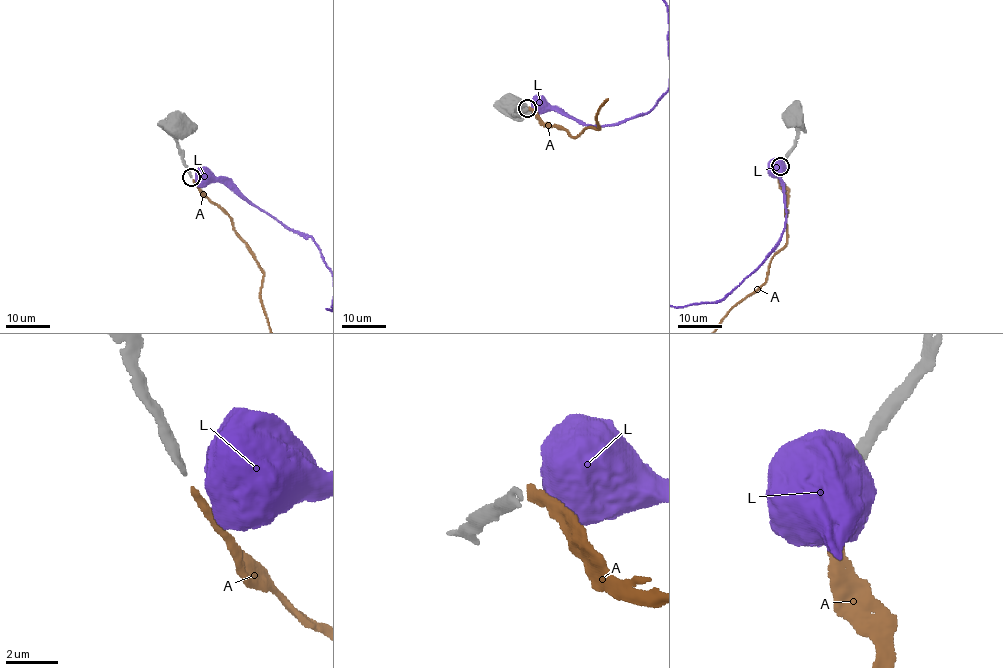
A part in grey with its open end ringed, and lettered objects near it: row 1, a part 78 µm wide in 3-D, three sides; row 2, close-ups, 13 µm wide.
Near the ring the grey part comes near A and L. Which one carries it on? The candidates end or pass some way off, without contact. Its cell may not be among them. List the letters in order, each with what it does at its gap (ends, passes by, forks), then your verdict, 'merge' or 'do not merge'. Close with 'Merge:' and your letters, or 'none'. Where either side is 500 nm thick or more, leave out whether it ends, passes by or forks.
A: it ends there; merge
L: do not merge
Merge: A

